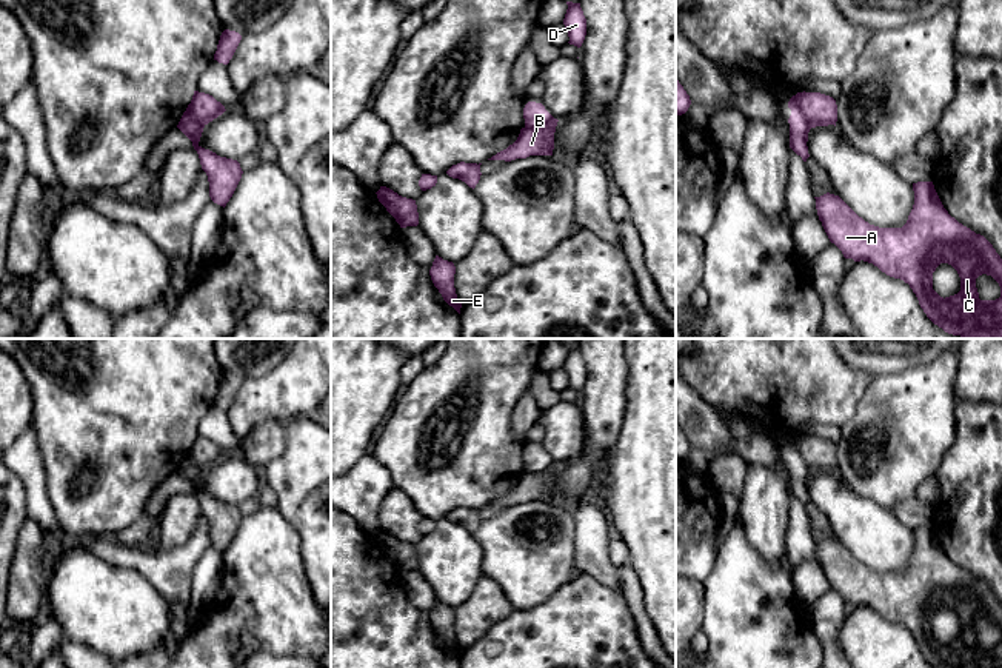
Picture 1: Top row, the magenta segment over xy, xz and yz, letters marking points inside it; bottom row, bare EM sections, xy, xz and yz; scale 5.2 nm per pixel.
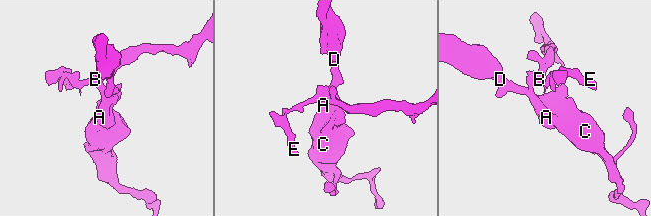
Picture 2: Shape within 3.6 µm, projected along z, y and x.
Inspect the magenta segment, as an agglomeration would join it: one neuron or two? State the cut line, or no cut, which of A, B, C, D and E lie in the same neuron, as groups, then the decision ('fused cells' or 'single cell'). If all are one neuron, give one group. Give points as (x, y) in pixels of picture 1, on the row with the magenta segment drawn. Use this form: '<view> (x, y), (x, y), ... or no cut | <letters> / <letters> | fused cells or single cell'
xz (553, 117), (545, 123), (525, 128) | A C D / B E | fused cells

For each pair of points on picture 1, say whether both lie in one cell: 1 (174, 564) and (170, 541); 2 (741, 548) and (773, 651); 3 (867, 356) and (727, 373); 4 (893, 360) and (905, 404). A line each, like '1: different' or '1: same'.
1: different
2: same
3: different
4: different

